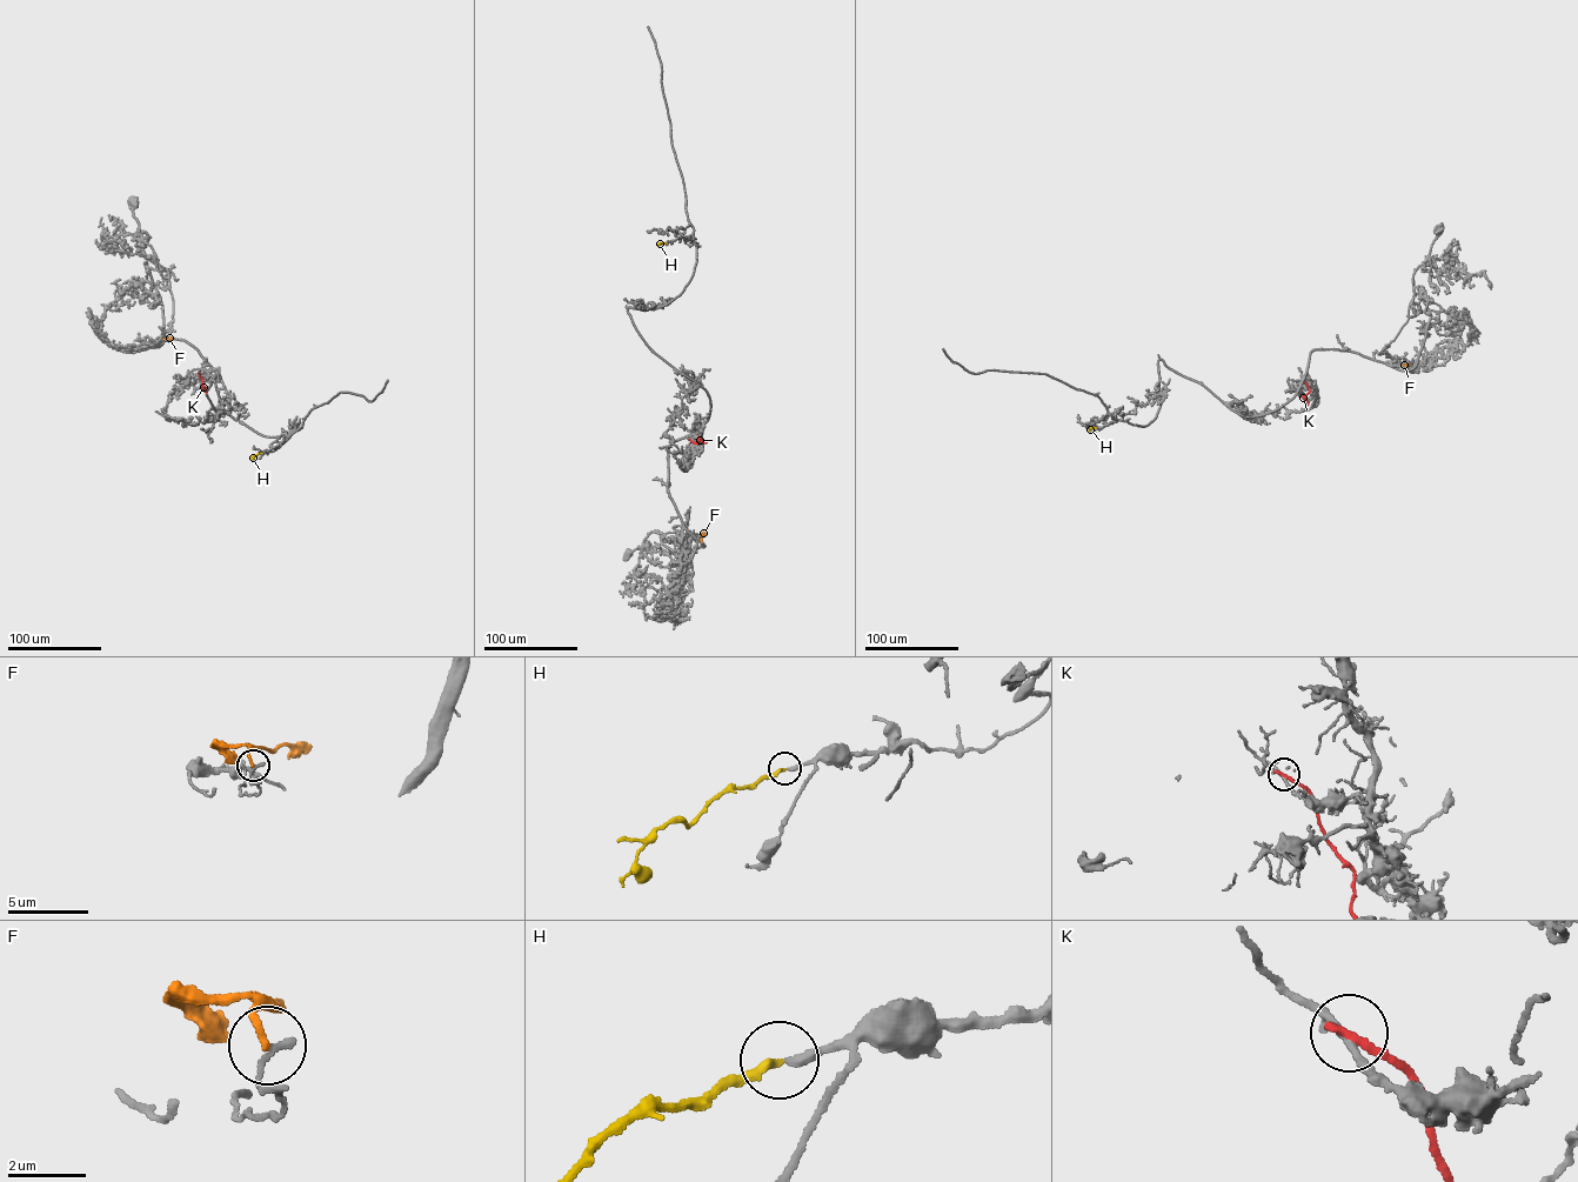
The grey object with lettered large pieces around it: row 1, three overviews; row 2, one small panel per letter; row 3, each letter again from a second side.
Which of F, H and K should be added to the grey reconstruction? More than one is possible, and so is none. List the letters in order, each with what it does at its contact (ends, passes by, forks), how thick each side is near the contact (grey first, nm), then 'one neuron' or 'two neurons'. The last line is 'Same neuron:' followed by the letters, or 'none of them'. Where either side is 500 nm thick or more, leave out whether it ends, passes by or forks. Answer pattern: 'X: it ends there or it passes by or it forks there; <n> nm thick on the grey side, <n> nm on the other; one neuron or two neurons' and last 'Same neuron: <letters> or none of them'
F: it ends there; 180 nm thick on the grey side, 160 nm on the other; two neurons
H: it ends there; 240 nm thick on the grey side, 240 nm on the other; one neuron
K: it ends there; 170 nm thick on the grey side, 240 nm on the other; two neurons
Same neuron: H

